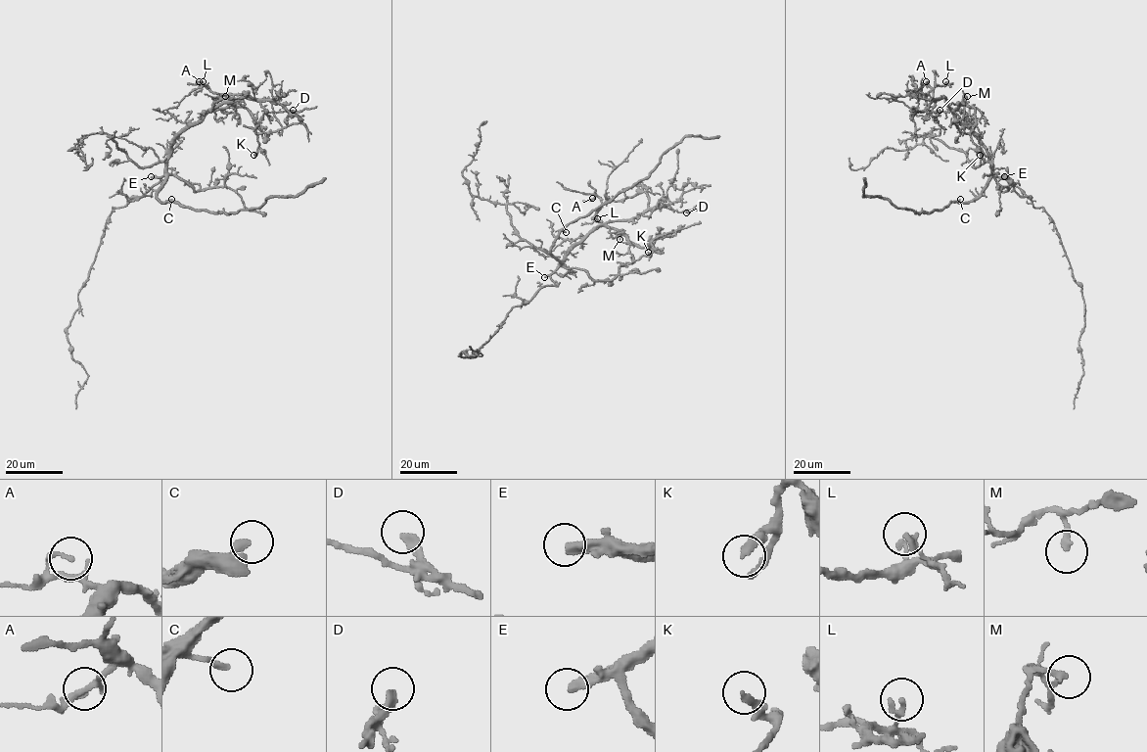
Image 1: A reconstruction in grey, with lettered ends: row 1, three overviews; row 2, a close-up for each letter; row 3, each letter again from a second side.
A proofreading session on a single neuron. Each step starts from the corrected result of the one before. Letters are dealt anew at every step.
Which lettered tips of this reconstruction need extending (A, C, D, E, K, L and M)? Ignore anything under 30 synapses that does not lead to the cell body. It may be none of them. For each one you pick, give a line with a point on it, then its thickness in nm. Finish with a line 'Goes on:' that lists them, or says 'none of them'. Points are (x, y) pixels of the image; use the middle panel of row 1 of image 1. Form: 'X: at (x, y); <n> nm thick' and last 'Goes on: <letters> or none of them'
E: at (544, 277); 360 nm thick
Goes on: E

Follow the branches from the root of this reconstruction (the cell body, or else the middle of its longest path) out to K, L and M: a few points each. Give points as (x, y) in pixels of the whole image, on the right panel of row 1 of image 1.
K: (1009, 178), (993, 173), (986, 148), (953, 115), (961, 106), (975, 109), (970, 140), (981, 149), (980, 155)
L: (1009, 178), (993, 173), (986, 148), (956, 118), (944, 98), (923, 99), (919, 96), (947, 84), (945, 81)
M: (1009, 178), (993, 173), (986, 148), (953, 115), (962, 97), (967, 96)

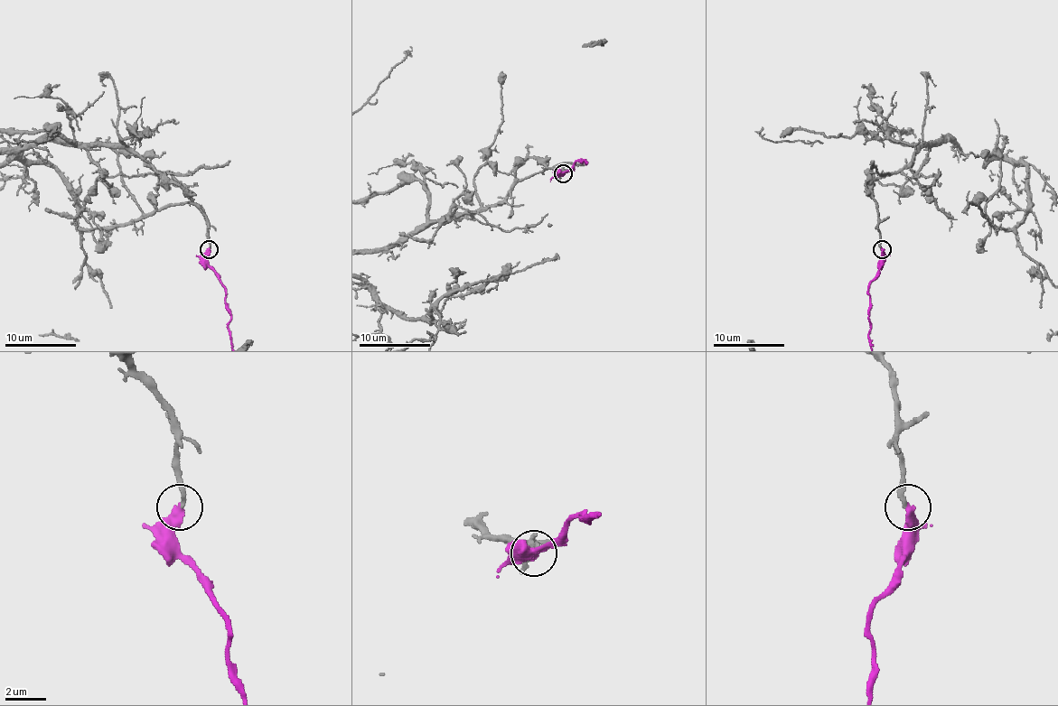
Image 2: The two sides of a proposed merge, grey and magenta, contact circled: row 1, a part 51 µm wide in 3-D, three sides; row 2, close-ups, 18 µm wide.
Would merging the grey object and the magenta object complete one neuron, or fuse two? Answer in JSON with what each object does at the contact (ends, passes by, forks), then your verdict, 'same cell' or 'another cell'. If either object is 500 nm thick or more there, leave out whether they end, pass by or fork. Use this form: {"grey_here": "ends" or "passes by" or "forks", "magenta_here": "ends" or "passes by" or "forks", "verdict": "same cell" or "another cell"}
{"grey_here": "ends", "magenta_here": "ends", "verdict": "same cell"}

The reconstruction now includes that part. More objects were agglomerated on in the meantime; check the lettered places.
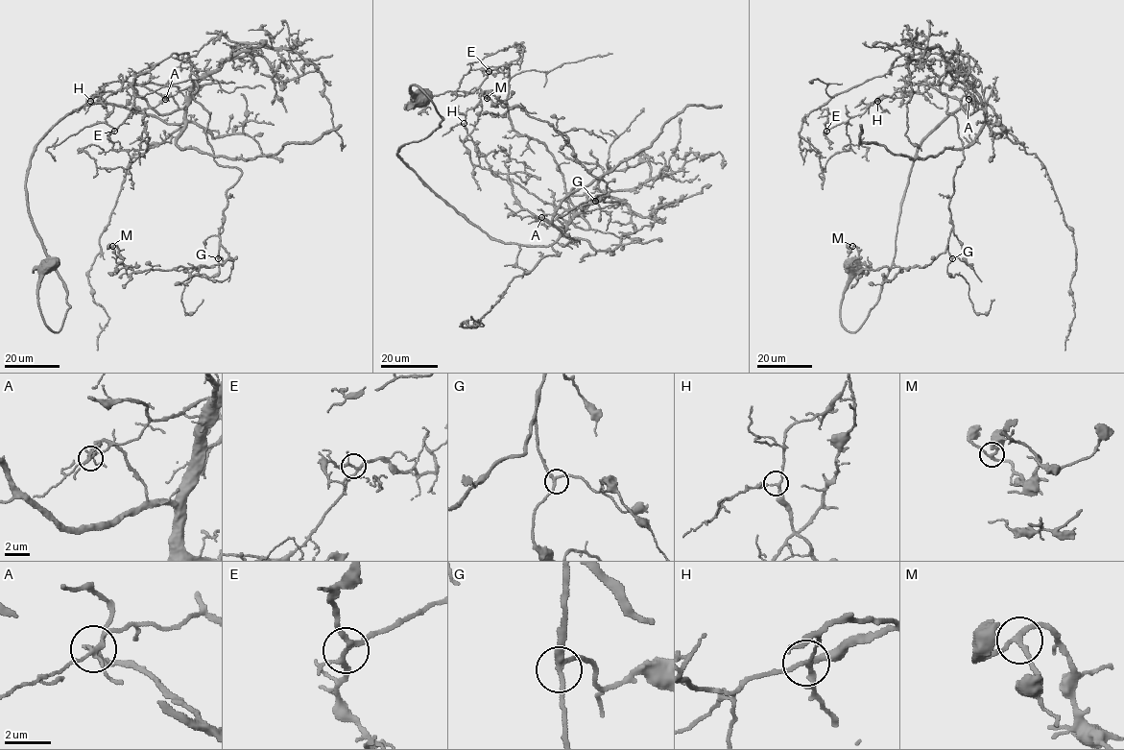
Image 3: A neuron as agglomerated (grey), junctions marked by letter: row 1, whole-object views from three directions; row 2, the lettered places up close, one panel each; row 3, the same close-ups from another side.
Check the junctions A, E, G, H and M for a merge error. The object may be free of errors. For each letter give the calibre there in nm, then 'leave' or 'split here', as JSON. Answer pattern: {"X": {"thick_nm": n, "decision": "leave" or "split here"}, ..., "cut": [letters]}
{"A": {"thick_nm": 170, "decision": "split here"}, "E": {"thick_nm": 180, "decision": "leave"}, "G": {"thick_nm": 200, "decision": "leave"}, "H": {"thick_nm": 180, "decision": "leave"}, "M": {"thick_nm": 200, "decision": "leave"}, "cut": ["A"]}

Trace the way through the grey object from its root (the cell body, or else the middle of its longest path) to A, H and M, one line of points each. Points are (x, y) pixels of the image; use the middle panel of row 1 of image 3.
A: (422, 96), (410, 86), (442, 119), (398, 150), (416, 174), (504, 242), (550, 246), (561, 231), (541, 217)
H: (422, 96), (410, 86), (442, 119), (402, 159), (491, 237), (550, 246), (561, 231), (519, 205), (464, 124)
M: (422, 96), (440, 126), (397, 154), (491, 237), (550, 246), (574, 187), (619, 204), (487, 98)

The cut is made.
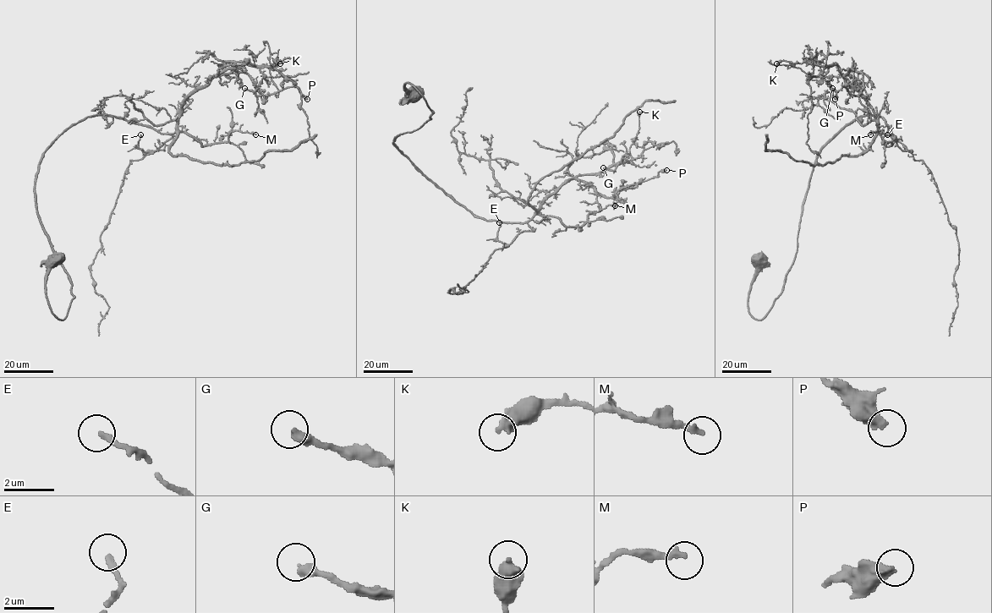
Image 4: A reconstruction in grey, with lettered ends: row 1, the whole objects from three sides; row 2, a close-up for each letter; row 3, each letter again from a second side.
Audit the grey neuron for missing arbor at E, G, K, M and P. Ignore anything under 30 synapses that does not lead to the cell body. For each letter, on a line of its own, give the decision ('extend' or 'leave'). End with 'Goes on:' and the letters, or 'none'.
E: leave
G: leave
K: leave
M: leave
P: extend
Goes on: P

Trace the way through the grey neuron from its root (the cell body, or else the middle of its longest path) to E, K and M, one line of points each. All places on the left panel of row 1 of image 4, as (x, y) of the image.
E: (57, 258), (63, 320), (44, 152), (95, 115), (172, 135), (140, 134)
K: (57, 258), (63, 320), (35, 186), (64, 131), (172, 134), (214, 77), (280, 63)
M: (57, 258), (46, 293), (63, 320), (71, 279), (35, 186), (72, 125), (113, 115), (202, 146), (255, 134)

